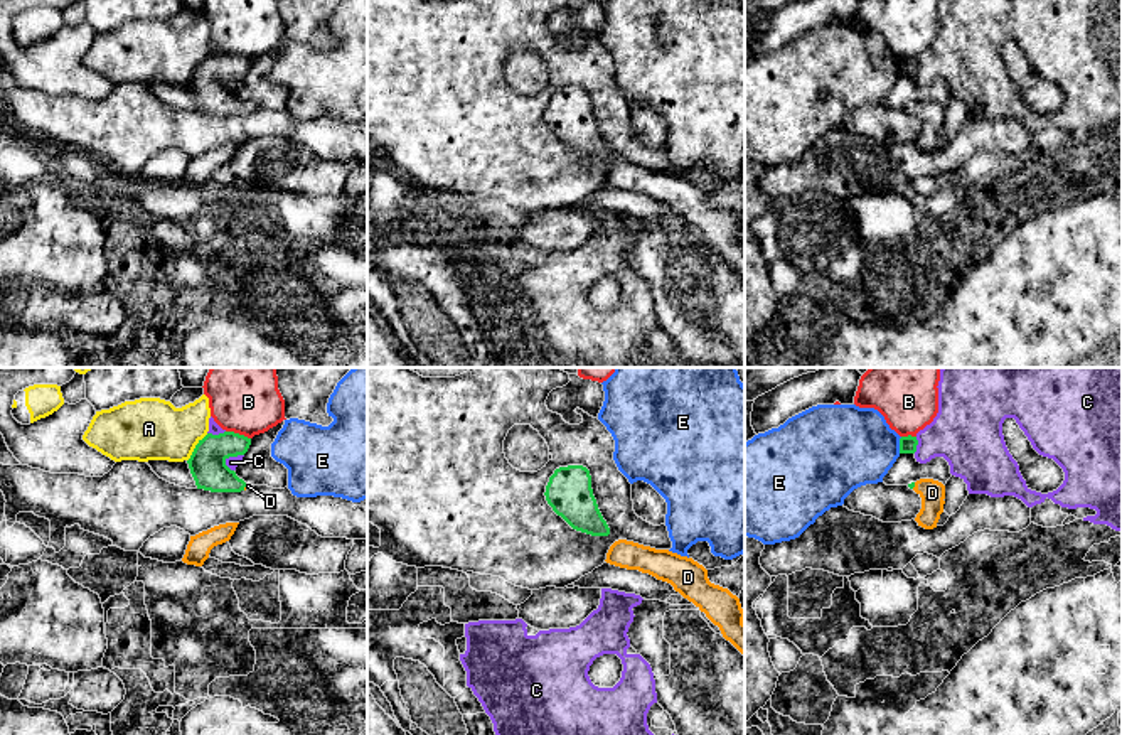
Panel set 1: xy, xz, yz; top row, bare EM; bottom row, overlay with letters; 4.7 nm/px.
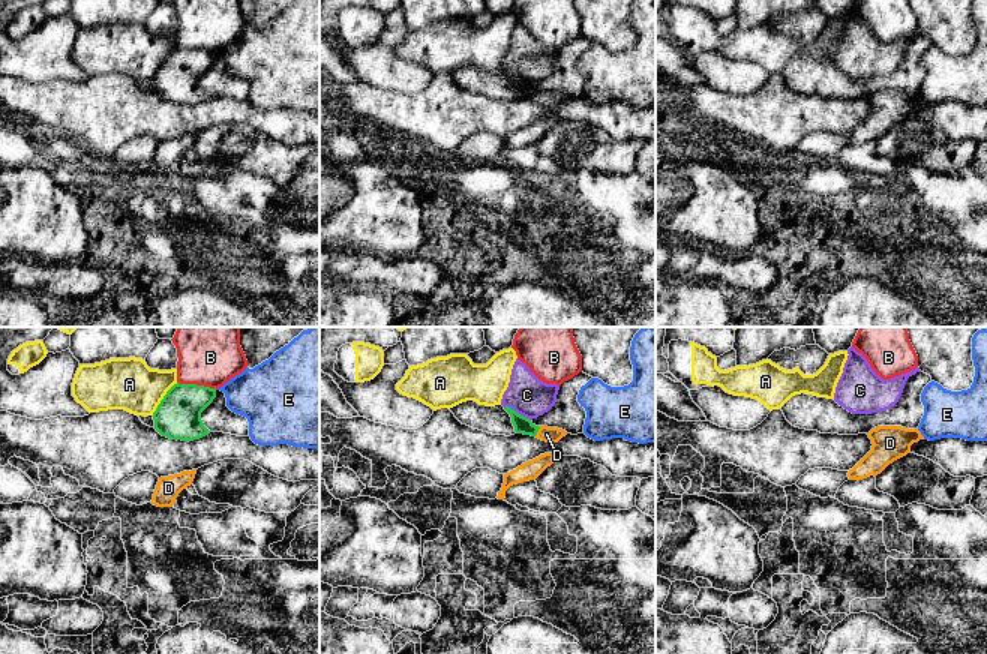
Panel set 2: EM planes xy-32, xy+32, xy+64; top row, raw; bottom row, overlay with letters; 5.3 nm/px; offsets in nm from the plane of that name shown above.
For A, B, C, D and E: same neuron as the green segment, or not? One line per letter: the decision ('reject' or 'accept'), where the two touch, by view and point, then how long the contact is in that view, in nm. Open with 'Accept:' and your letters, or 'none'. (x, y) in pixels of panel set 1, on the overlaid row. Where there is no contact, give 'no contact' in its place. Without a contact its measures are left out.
Accept: D
A: reject | xy (196, 447) | 170 nm
B: reject | xy (238, 434) | 130 nm
C: reject | xy (233, 456) | 110 nm
D: accept | xy (245, 486) | 40 nm
E: reject | yz (900, 445) | 80 nm

